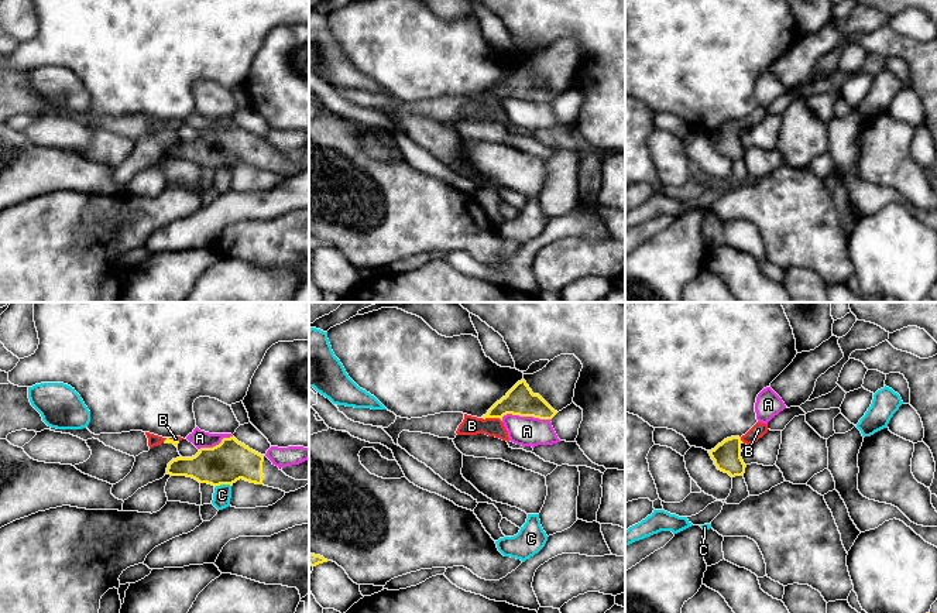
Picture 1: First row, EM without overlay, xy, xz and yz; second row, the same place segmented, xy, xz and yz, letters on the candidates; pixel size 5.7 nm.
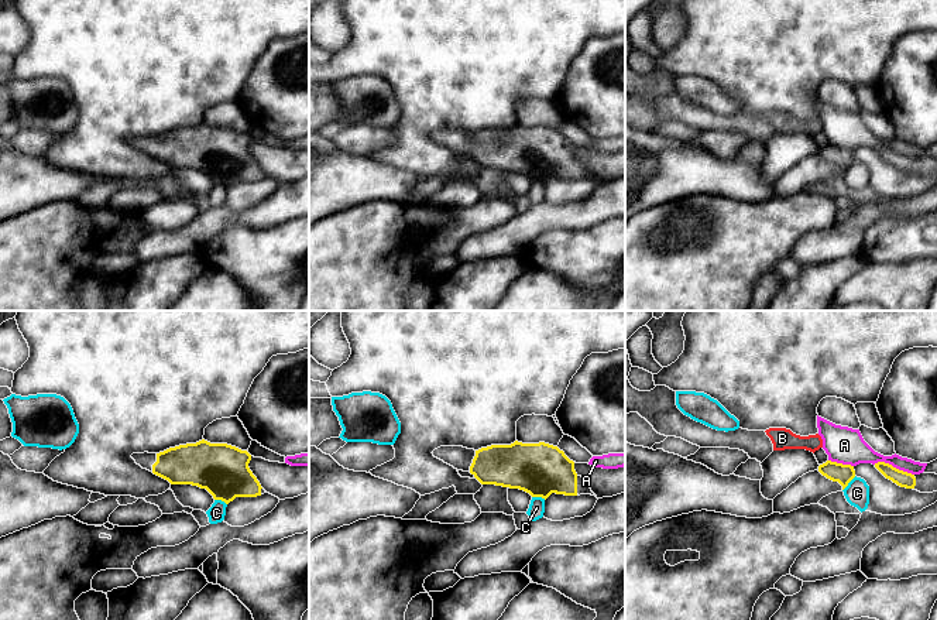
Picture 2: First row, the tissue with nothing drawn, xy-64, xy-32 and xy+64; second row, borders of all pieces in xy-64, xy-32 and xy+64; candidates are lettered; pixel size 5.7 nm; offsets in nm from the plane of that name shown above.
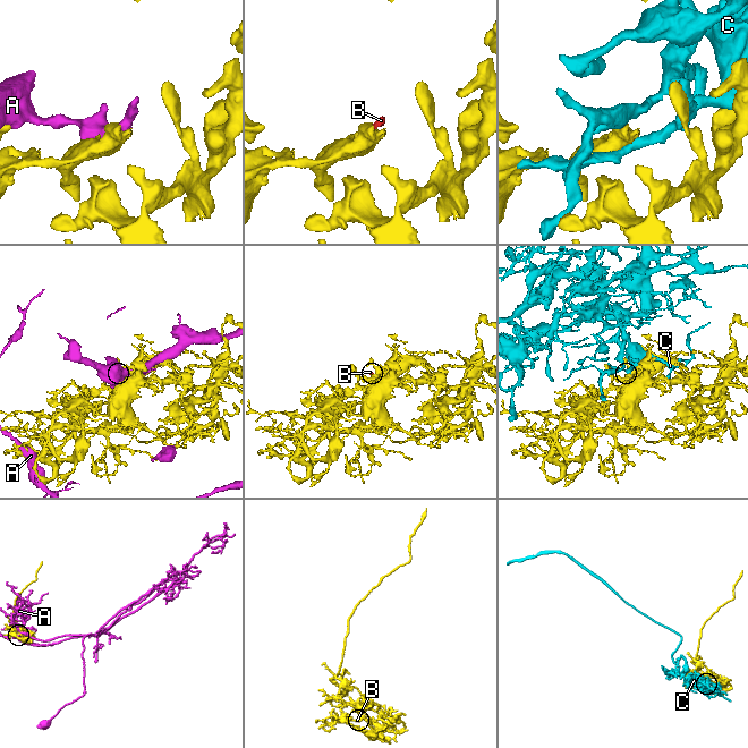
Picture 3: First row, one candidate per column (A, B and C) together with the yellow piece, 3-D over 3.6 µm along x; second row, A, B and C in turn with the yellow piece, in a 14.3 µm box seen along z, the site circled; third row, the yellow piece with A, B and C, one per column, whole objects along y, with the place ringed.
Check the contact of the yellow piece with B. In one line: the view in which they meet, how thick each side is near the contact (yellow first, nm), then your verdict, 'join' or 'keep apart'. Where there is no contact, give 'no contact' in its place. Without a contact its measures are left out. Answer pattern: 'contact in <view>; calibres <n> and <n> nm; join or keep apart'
contact in xz; calibres 170 and 110 nm; join

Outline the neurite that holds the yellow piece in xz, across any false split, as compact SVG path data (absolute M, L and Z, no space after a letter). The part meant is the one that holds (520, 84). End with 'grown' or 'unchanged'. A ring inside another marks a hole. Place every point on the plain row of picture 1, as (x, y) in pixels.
M521 64L481 102L464 97L464 103L459 109L456 117L485 117L509 126L508 116L501 105L507 97L552 103L557 95L555 95L539 78L533 78L525 64Z; grown

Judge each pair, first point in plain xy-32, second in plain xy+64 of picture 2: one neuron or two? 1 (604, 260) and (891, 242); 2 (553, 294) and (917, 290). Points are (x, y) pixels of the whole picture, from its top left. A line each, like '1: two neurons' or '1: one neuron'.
1: one neuron
2: one neuron

